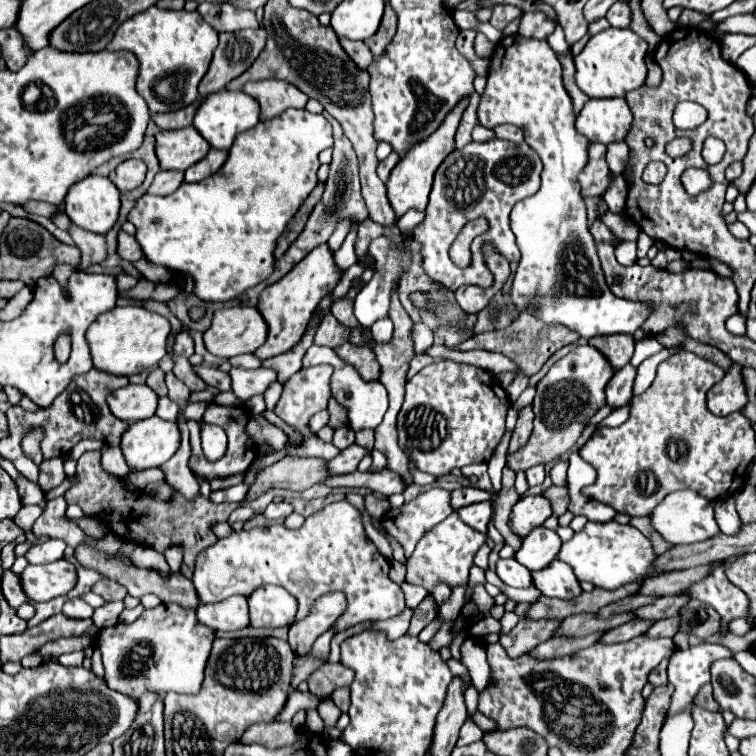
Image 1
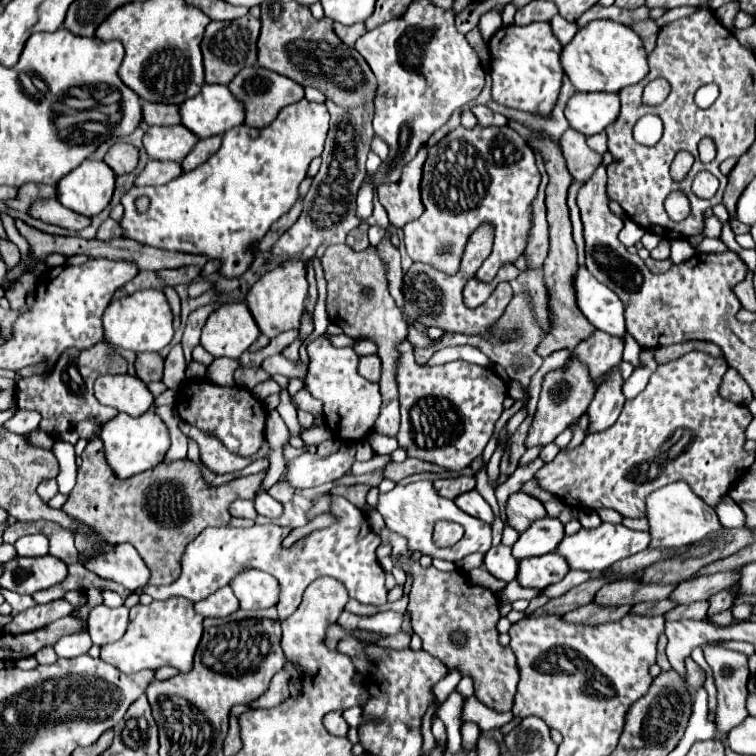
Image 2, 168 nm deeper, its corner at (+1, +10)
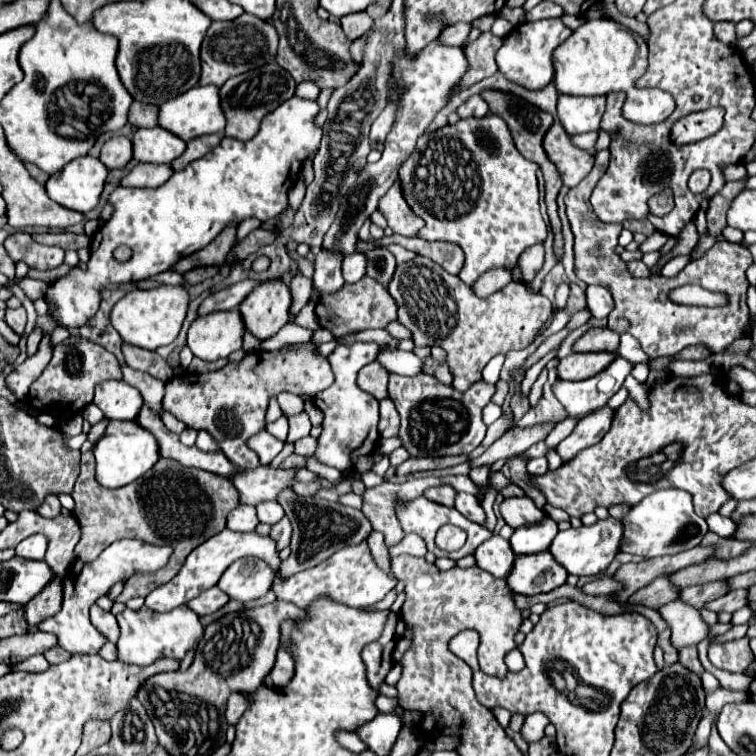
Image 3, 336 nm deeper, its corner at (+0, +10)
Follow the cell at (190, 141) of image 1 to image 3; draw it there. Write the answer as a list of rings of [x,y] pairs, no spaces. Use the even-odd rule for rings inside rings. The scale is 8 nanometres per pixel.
[[[139,128],[133,134],[133,158],[151,164],[171,164],[185,152],[185,142],[165,128]]]

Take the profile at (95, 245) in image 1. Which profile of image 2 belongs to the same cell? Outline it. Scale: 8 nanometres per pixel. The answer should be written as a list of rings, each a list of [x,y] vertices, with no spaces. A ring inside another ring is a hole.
[[[42,198],[42,200],[36,200],[30,208],[28,208],[28,214],[32,218],[38,218],[46,224],[54,224],[54,226],[62,226],[62,228],[68,228],[68,230],[82,230],[90,224],[90,218],[88,216],[80,216],[68,208],[64,208],[56,198]]]

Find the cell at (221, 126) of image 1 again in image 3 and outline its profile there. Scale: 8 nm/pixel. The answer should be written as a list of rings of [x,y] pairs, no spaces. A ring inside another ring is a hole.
[[[195,86],[189,92],[181,94],[179,98],[173,98],[165,102],[159,108],[159,126],[177,134],[185,142],[205,136],[205,134],[223,134],[225,130],[225,114],[221,110],[221,100],[219,100],[219,88],[217,86]]]

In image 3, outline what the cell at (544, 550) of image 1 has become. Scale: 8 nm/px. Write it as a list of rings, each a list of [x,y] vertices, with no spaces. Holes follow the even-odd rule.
[[[545,516],[541,522],[531,526],[521,526],[511,536],[511,548],[517,556],[521,554],[537,554],[547,552],[553,538],[557,536],[557,522],[553,522],[549,516]]]

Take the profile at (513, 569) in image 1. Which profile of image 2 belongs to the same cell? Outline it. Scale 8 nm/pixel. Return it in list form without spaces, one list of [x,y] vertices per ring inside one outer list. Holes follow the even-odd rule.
[[[498,544],[492,546],[486,554],[484,554],[484,566],[486,570],[496,576],[498,580],[504,582],[512,582],[516,580],[516,570],[518,570],[518,560],[512,556],[512,548]]]

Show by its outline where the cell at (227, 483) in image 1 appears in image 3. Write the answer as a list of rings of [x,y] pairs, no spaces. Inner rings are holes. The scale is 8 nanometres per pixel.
[[[199,430],[199,436],[197,436],[195,446],[197,446],[199,450],[221,450],[219,444],[215,442],[215,438],[213,438],[209,432],[205,432],[205,430]]]

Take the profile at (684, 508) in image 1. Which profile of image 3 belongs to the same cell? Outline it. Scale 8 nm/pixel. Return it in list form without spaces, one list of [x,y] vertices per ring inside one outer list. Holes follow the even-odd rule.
[[[677,488],[657,490],[649,494],[647,498],[643,498],[623,518],[623,526],[625,526],[625,538],[623,538],[621,550],[639,554],[643,558],[677,554],[677,552],[695,548],[709,530],[705,526],[705,518],[695,514],[691,494],[685,490],[677,490]]]

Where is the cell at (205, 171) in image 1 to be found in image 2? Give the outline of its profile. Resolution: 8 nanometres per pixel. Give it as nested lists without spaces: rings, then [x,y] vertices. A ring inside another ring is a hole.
[[[210,136],[210,138],[198,140],[196,146],[192,148],[192,152],[182,160],[182,170],[184,172],[190,172],[196,166],[200,166],[202,162],[206,162],[220,148],[220,142],[222,142],[220,136]]]

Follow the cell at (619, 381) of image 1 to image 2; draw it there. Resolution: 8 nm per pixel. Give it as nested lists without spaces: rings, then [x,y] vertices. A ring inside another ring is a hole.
[[[614,368],[608,374],[612,374],[612,382],[608,382],[608,386],[600,386],[600,390],[596,390],[586,414],[588,414],[588,428],[586,434],[594,434],[594,432],[604,432],[608,430],[620,416],[620,410],[624,406],[624,394],[622,394],[622,376],[620,370]]]

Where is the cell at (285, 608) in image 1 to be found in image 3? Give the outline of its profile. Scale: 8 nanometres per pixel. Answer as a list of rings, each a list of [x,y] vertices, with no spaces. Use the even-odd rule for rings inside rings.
[[[241,558],[225,570],[219,588],[237,602],[251,602],[263,598],[273,582],[273,570],[257,558]]]

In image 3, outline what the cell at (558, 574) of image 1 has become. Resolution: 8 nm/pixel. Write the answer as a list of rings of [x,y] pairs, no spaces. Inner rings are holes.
[[[549,552],[541,554],[525,554],[517,556],[511,574],[507,576],[507,584],[513,592],[519,594],[541,594],[565,584],[567,572],[561,564],[551,558]]]

